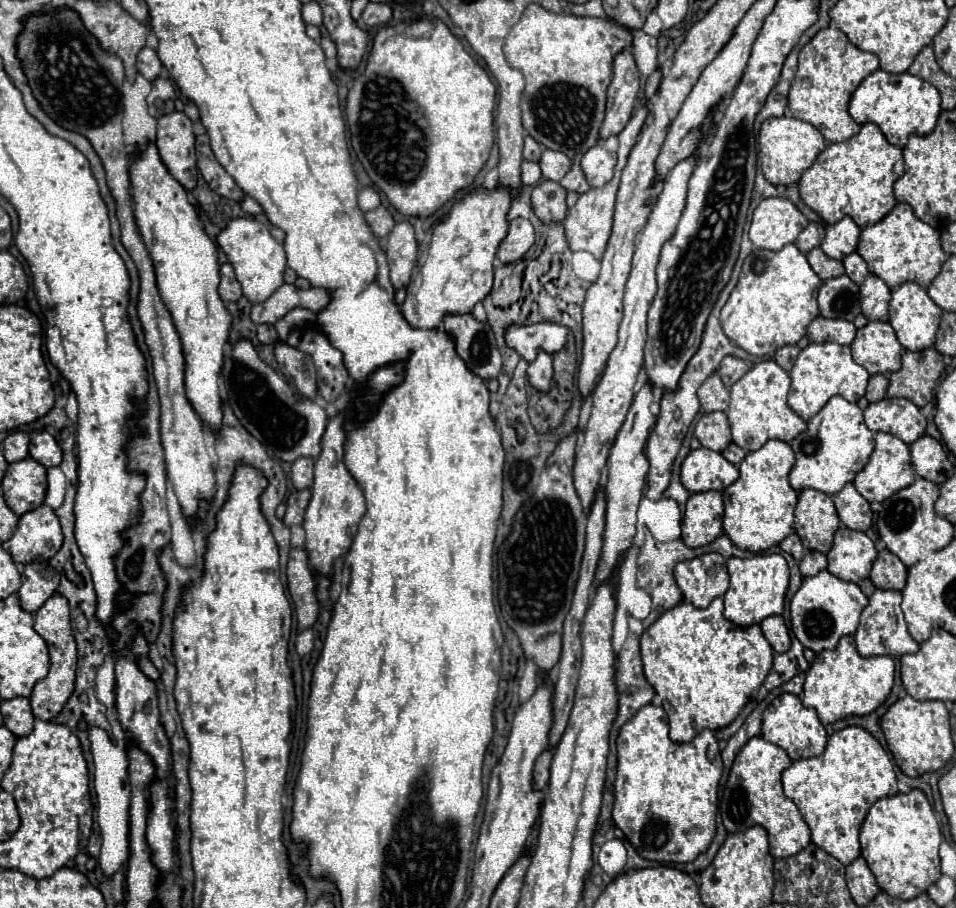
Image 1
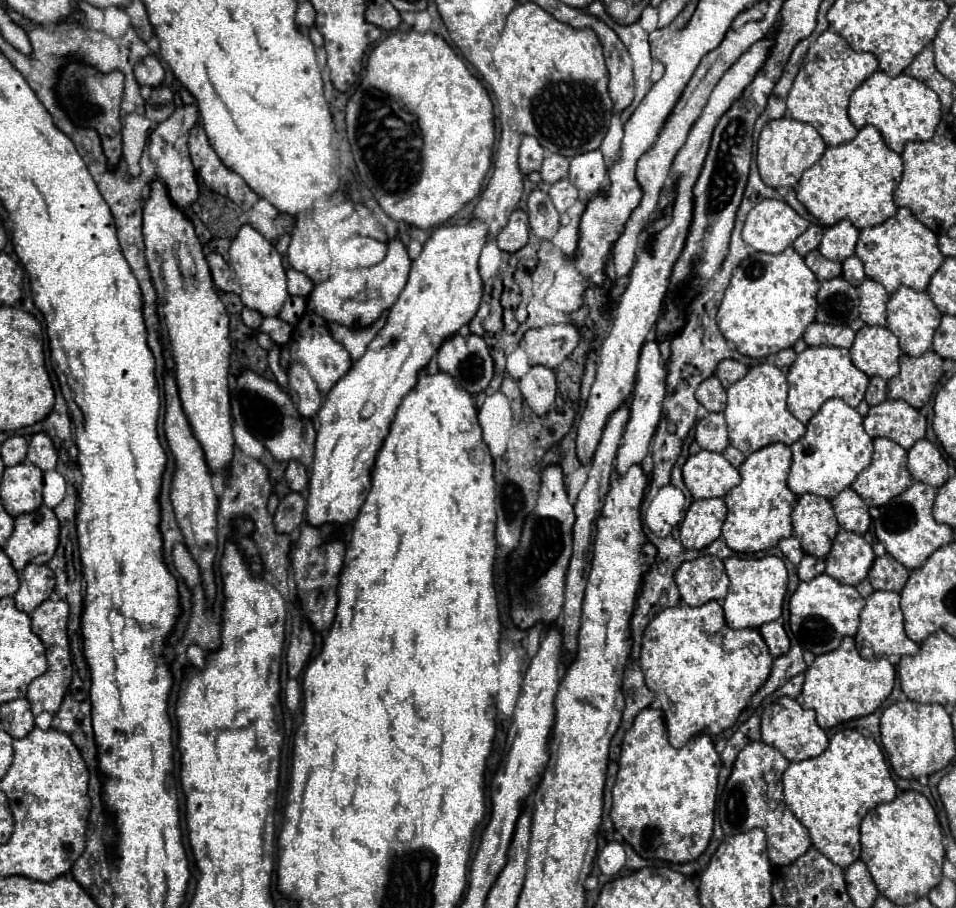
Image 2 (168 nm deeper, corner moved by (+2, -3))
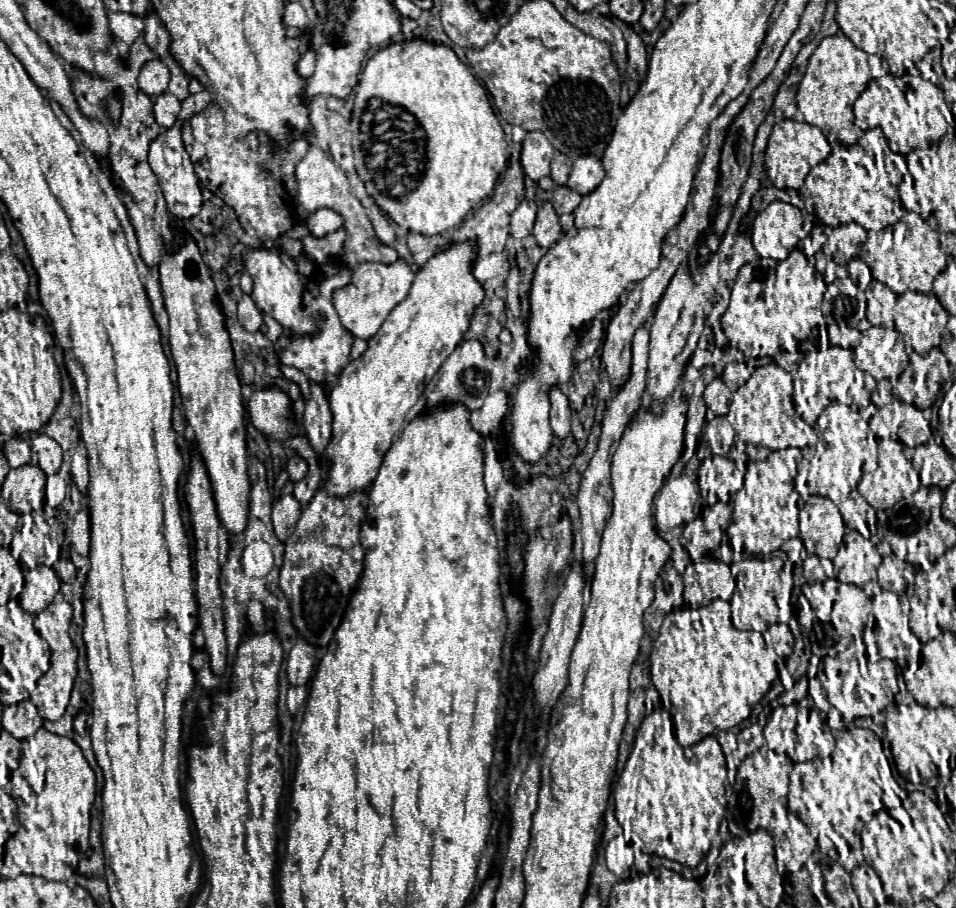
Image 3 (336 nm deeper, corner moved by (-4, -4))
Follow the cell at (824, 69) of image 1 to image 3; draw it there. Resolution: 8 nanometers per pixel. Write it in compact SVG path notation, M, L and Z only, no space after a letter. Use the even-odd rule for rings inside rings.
M844 34L824 36L820 46L808 60L806 74L799 83L795 102L804 122L818 126L832 146L854 146L862 130L854 126L852 104L872 78L888 74L888 62L880 56L866 54L856 48Z

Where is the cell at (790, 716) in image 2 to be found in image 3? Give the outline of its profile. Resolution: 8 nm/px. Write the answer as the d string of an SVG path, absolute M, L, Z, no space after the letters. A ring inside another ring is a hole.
M804 702L773 709L764 727L764 738L767 748L774 750L776 754L786 754L794 762L806 762L806 760L830 756L832 748L836 747L834 734L826 724L826 714L806 706Z

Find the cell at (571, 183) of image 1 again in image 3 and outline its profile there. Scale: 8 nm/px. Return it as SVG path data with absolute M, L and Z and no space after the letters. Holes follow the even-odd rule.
M554 186L552 188L550 202L558 214L570 214L580 204L580 200L582 200L582 196L578 192L566 188L566 186Z

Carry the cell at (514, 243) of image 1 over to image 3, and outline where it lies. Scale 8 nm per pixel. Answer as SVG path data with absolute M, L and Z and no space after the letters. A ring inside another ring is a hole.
M522 200L510 218L510 236L514 240L524 240L526 236L530 236L534 218L536 218L536 206Z

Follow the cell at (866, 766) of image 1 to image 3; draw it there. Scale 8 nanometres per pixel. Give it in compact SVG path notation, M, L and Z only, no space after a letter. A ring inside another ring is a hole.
M855 727L854 734L850 730L842 730L836 738L836 748L829 758L815 758L811 761L795 763L790 774L790 794L788 794L788 808L808 826L810 834L818 840L818 850L840 864L846 872L864 864L862 858L862 842L860 832L864 824L878 812L878 810L896 808L902 805L901 798L895 790L902 790L898 785L892 768L885 756L881 740L870 730Z

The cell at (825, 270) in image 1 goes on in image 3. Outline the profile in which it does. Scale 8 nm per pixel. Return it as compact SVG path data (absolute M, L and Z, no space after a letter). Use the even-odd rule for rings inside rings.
M828 260L826 262L826 270L824 270L824 282L828 282L828 284L834 282L836 278L846 278L848 276L848 272L846 272L846 268L844 266L840 266L840 264L834 264L832 260Z

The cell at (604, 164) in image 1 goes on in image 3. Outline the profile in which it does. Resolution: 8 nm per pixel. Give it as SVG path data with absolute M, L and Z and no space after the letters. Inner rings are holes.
M576 156L572 162L570 176L566 180L566 186L572 188L574 192L580 192L582 196L592 192L596 184L604 178L604 166L602 160L596 156Z

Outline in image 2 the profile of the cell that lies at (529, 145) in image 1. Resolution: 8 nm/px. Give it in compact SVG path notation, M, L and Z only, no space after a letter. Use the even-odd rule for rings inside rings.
M524 135L522 137L522 145L520 145L520 157L518 157L520 171L526 173L526 175L532 173L532 171L538 171L542 161L544 161L544 149L542 149L542 145L534 137Z

